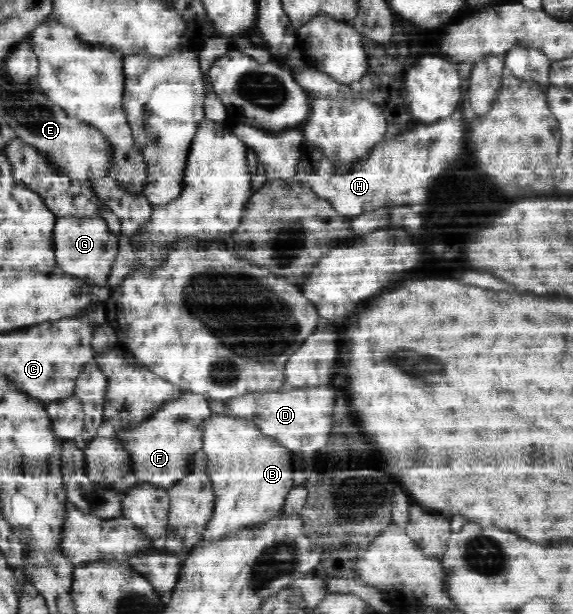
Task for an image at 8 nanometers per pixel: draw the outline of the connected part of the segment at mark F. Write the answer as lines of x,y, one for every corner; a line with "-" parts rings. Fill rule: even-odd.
187,390
177,394
177,398
165,400
151,416
145,416
139,424
121,422
114,430
113,438
129,454
132,474
140,482
151,482
155,486
169,488
171,482
177,482
187,475
192,466
192,455
202,450
204,422
211,416
209,399
199,392

